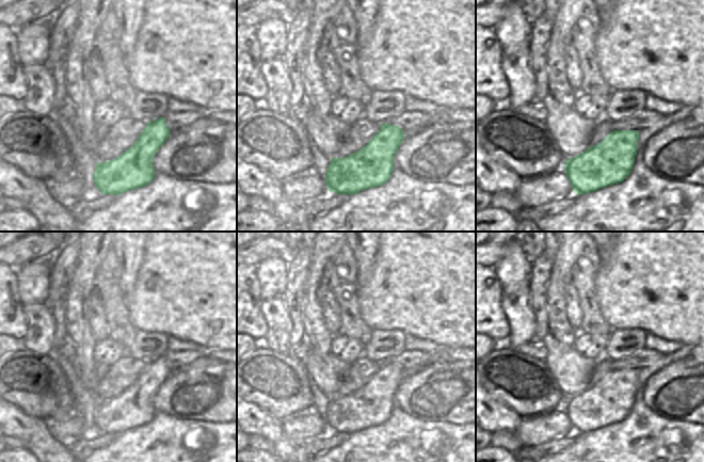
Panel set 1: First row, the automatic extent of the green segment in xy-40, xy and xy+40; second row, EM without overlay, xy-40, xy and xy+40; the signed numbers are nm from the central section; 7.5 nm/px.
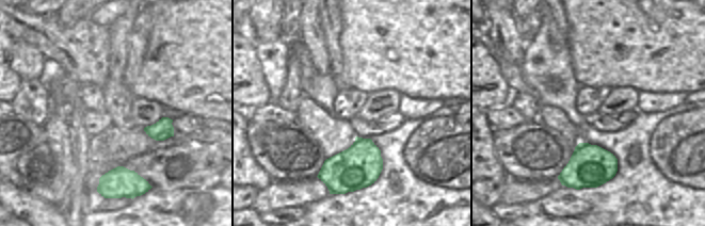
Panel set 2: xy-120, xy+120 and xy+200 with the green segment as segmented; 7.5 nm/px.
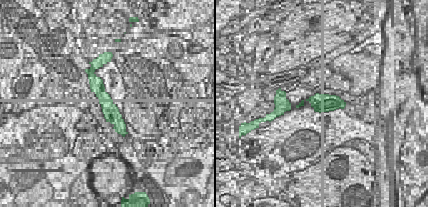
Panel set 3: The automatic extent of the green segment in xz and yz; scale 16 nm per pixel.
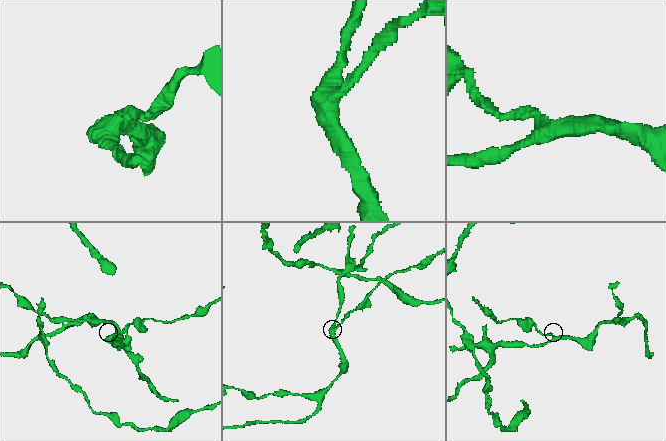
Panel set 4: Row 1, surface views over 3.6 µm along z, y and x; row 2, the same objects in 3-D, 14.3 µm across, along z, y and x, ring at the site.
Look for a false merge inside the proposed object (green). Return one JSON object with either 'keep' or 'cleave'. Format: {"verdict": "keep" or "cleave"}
{"verdict": "keep"}

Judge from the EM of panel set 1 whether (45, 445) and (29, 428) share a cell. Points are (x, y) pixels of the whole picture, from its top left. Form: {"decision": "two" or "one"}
{"decision": "one"}

